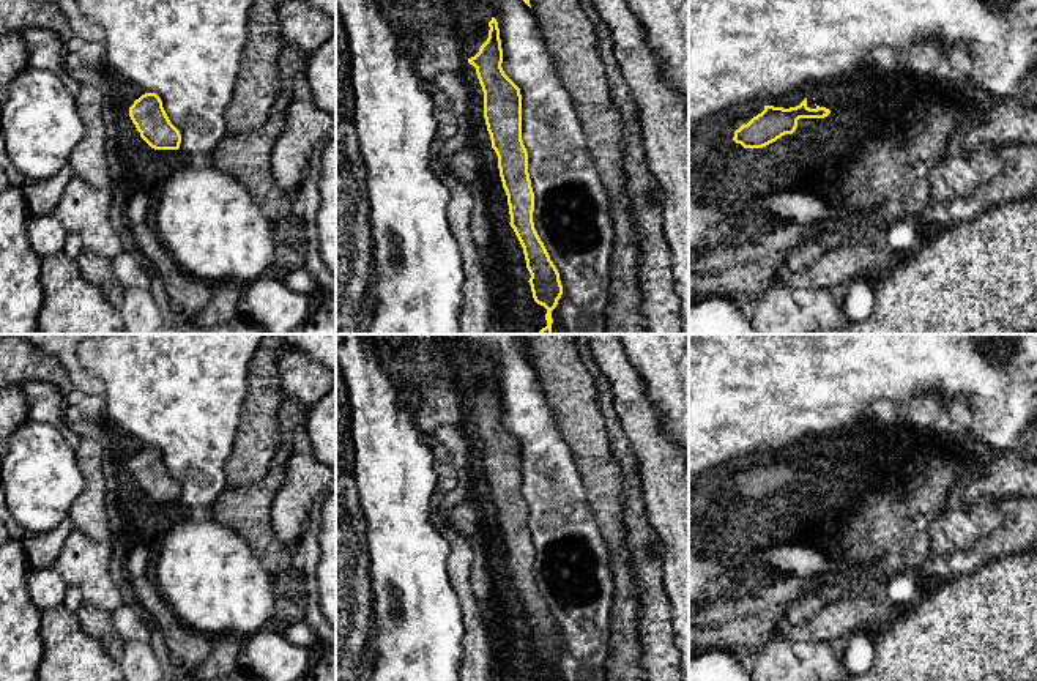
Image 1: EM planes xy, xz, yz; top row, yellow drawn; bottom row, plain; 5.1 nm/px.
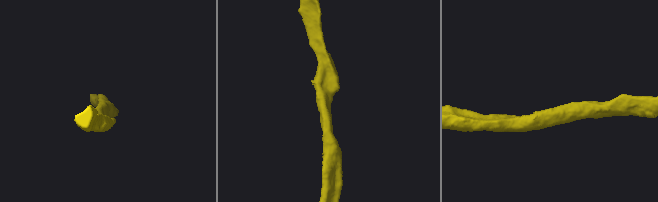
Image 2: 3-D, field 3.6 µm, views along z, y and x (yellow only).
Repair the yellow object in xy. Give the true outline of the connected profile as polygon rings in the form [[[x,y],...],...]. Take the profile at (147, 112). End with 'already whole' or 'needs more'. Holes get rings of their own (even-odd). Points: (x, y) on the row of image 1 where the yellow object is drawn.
[[[145,93],[129,107],[129,117],[140,137],[154,150],[178,150],[180,131],[170,123],[156,93]]]; already whole

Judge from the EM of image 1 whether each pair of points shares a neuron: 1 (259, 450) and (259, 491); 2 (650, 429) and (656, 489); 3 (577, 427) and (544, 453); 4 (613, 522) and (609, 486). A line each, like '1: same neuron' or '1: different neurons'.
1: different neurons
2: same neuron
3: different neurons
4: same neuron

